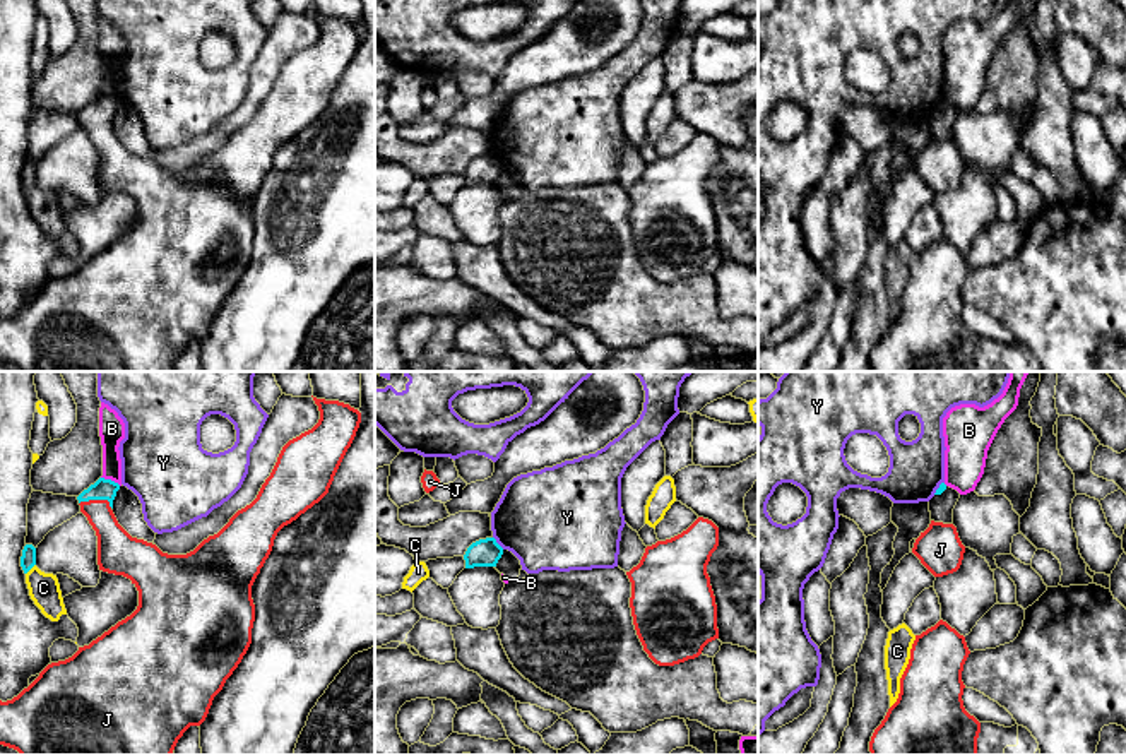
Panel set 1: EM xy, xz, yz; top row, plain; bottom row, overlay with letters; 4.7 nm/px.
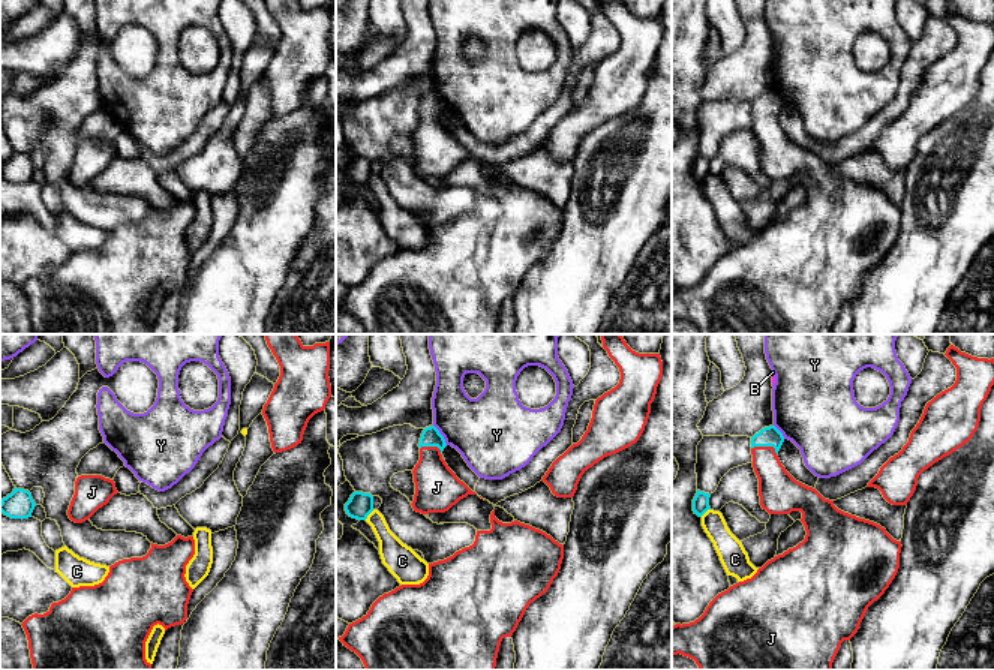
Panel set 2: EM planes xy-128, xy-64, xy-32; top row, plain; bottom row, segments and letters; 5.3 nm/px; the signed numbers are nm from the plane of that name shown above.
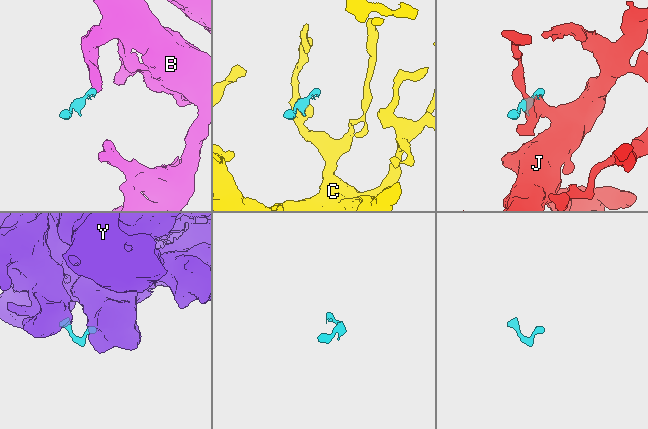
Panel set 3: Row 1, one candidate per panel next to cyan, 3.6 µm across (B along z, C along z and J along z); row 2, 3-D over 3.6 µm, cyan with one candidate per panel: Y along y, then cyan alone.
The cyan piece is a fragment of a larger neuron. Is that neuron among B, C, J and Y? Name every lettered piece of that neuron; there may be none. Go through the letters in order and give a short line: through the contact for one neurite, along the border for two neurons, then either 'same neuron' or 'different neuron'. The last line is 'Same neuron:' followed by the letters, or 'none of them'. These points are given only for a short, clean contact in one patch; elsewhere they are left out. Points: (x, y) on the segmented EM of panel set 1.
B: line xy (101, 476), (120, 485); different neuron
C: line xy (35, 564), (26, 574); different neuron
J: line xy (103, 488), (96, 499), (98, 512), (115, 546); same neuron
Y: different neuron
Same neuron: J

